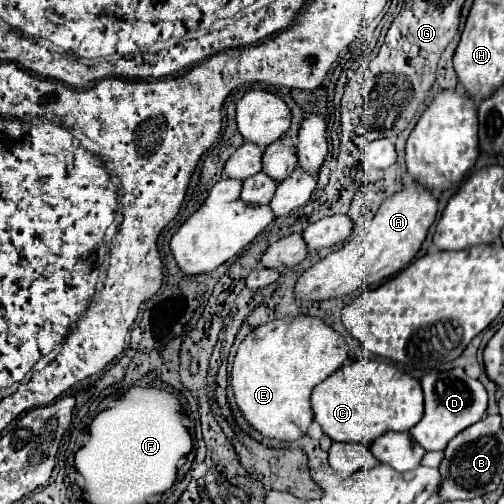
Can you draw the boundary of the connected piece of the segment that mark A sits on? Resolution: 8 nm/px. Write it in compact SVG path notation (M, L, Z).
M405 182L403 190L385 198L379 212L375 214L371 226L345 242L339 250L331 252L309 270L301 274L295 284L293 298L305 302L321 302L327 298L339 298L351 294L367 284L379 284L397 272L401 272L419 252L429 226L433 224L437 214L437 200L427 188L419 184Z

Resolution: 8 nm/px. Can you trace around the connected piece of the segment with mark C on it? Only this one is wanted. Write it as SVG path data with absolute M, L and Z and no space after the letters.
M357 360L317 384L311 394L311 406L315 422L333 442L371 444L389 430L411 430L423 418L423 392L419 380L395 364Z

